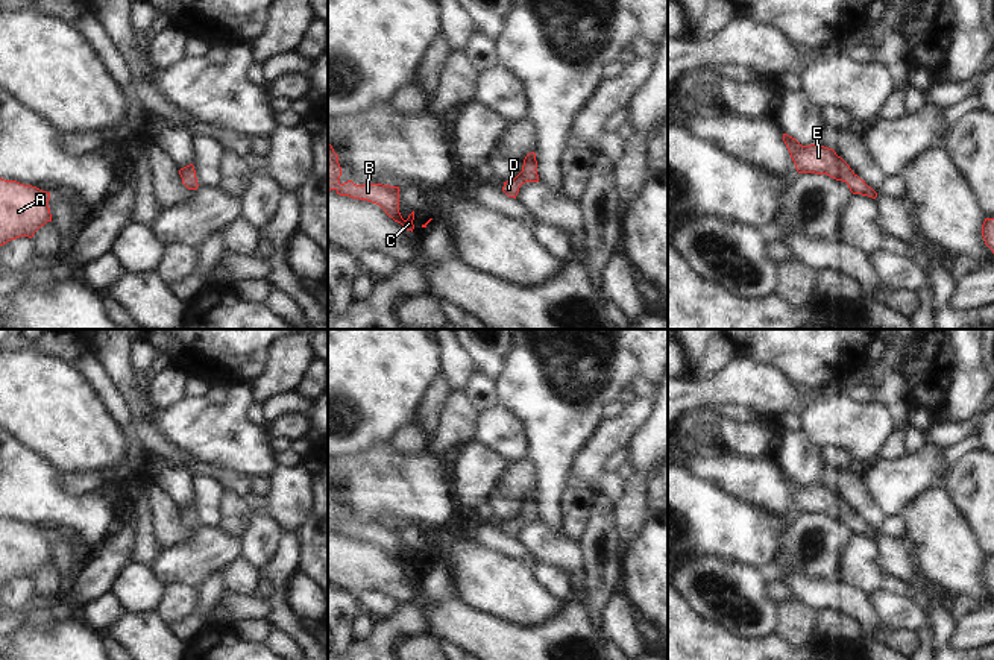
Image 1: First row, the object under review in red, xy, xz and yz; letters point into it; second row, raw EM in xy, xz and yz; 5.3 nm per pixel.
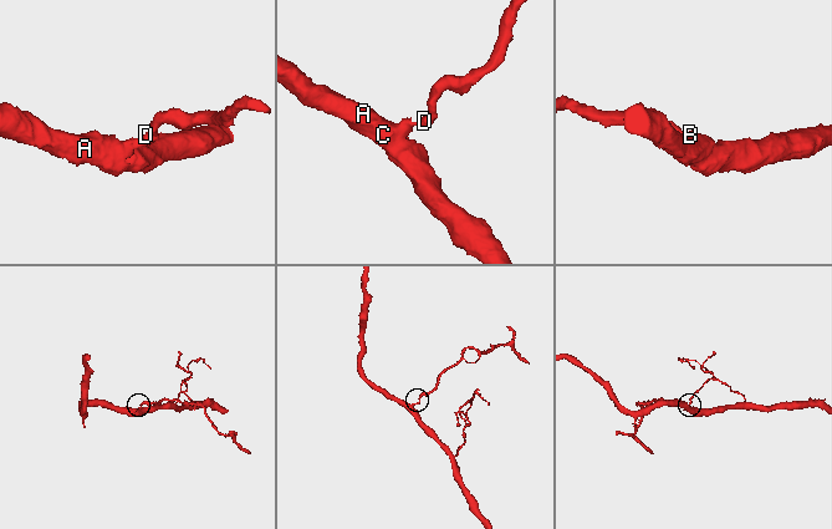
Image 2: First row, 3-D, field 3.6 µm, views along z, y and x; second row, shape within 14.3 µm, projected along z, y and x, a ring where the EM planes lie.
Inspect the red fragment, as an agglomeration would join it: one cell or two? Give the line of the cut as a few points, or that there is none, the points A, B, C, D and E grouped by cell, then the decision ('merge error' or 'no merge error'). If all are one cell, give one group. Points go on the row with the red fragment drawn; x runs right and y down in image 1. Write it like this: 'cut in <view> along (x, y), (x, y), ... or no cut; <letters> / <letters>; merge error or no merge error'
no cut; A B C D E; no merge error

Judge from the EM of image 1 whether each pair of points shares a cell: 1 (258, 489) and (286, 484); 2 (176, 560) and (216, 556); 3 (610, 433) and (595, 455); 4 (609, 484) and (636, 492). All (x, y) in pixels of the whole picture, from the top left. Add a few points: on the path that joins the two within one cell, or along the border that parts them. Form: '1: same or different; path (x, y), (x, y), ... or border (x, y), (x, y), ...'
1: different; border (269, 477), (269, 490), (264, 496)
2: same; path (185, 560), (207, 556)
3: same; path (606, 439), (597, 449)
4: different; border (625, 480), (622, 493), (613, 502)

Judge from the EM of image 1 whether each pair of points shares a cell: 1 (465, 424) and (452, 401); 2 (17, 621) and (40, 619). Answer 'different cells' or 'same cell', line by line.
1: same cell
2: same cell

